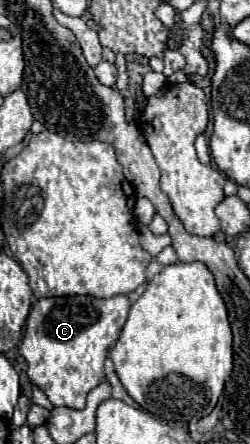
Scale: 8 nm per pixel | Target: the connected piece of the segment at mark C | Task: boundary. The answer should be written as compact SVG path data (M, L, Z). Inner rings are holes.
M89 295L37 299L27 317L25 337L19 345L19 353L27 361L31 385L37 385L55 407L83 409L87 393L105 381L103 363L107 351L117 343L129 307L131 299L127 295L109 299Z

